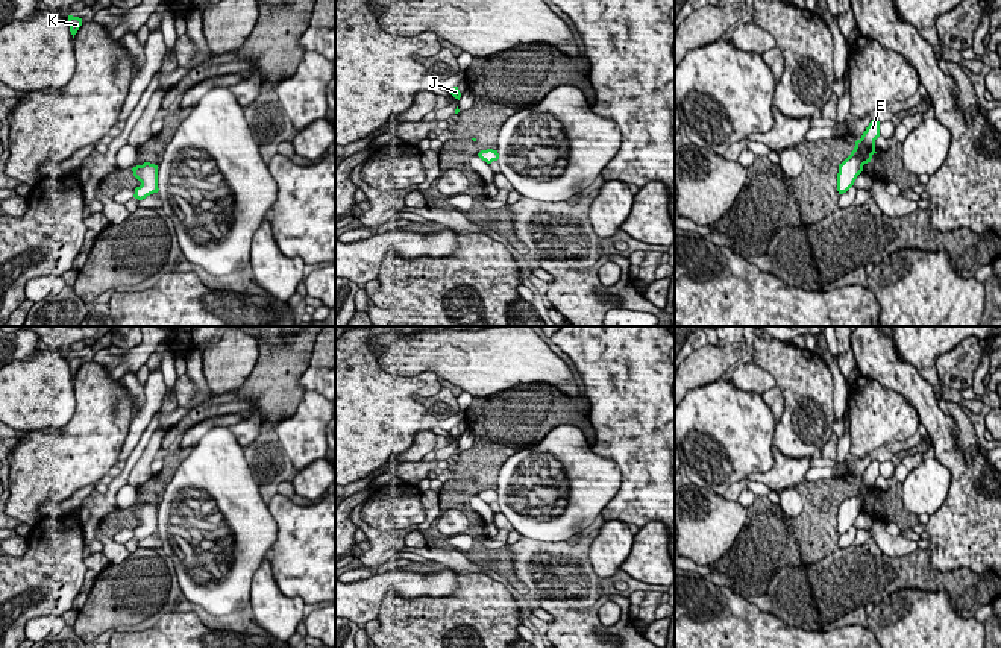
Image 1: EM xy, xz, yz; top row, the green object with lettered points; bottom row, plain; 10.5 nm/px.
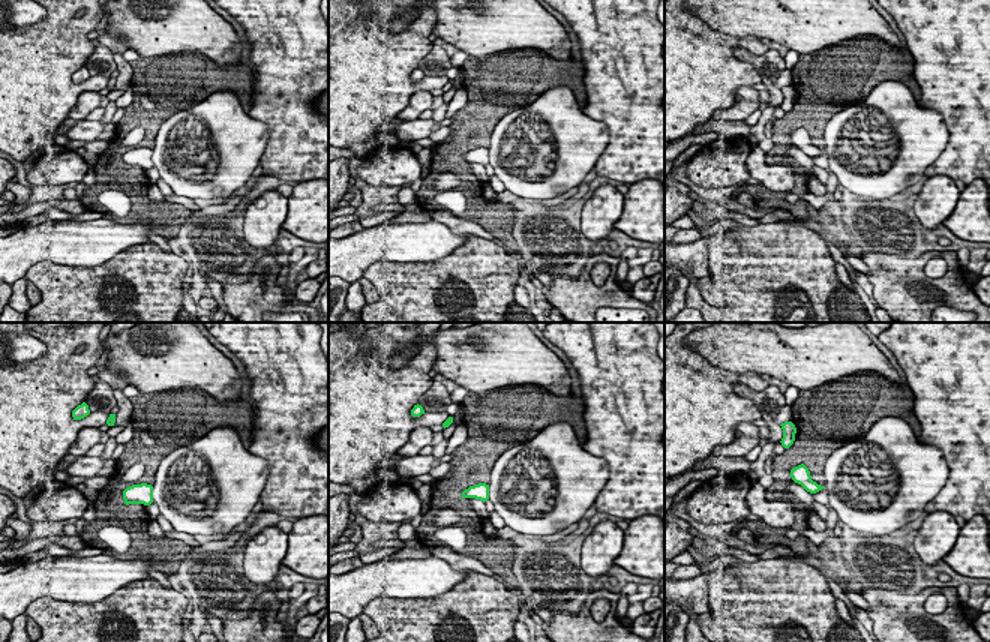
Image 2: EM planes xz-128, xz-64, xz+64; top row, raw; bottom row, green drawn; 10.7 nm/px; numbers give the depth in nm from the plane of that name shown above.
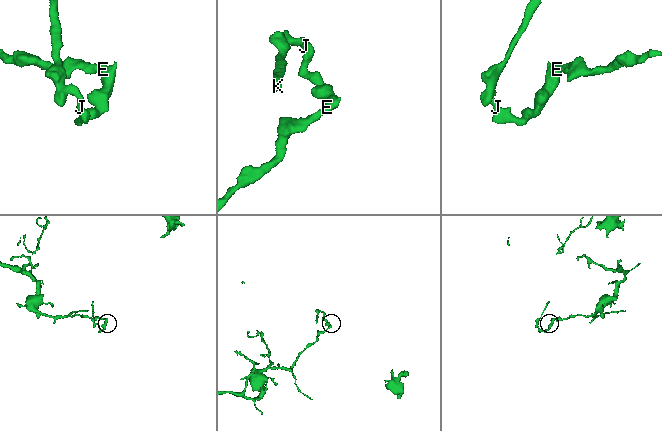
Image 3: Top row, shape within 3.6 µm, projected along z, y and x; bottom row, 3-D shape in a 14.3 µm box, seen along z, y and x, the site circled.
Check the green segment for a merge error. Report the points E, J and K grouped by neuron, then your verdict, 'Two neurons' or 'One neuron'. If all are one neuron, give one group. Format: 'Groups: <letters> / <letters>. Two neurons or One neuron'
Groups: E / J K. Two neurons

